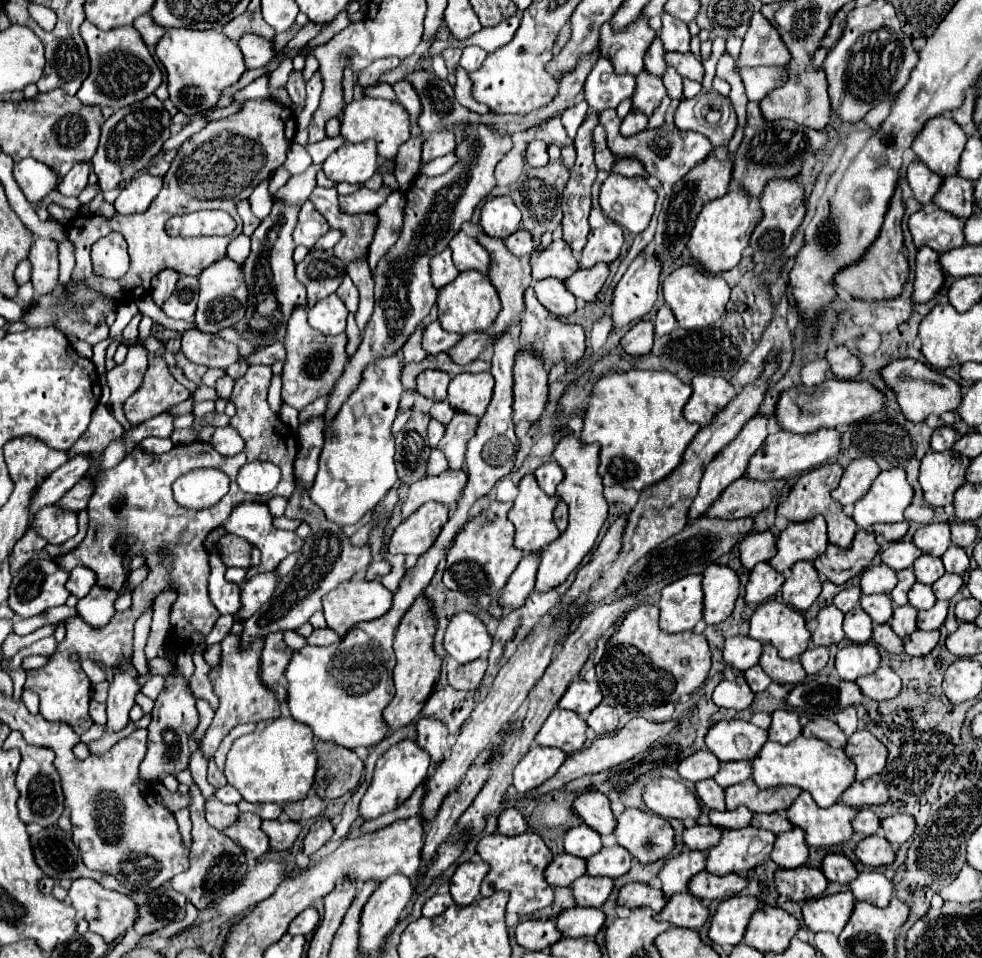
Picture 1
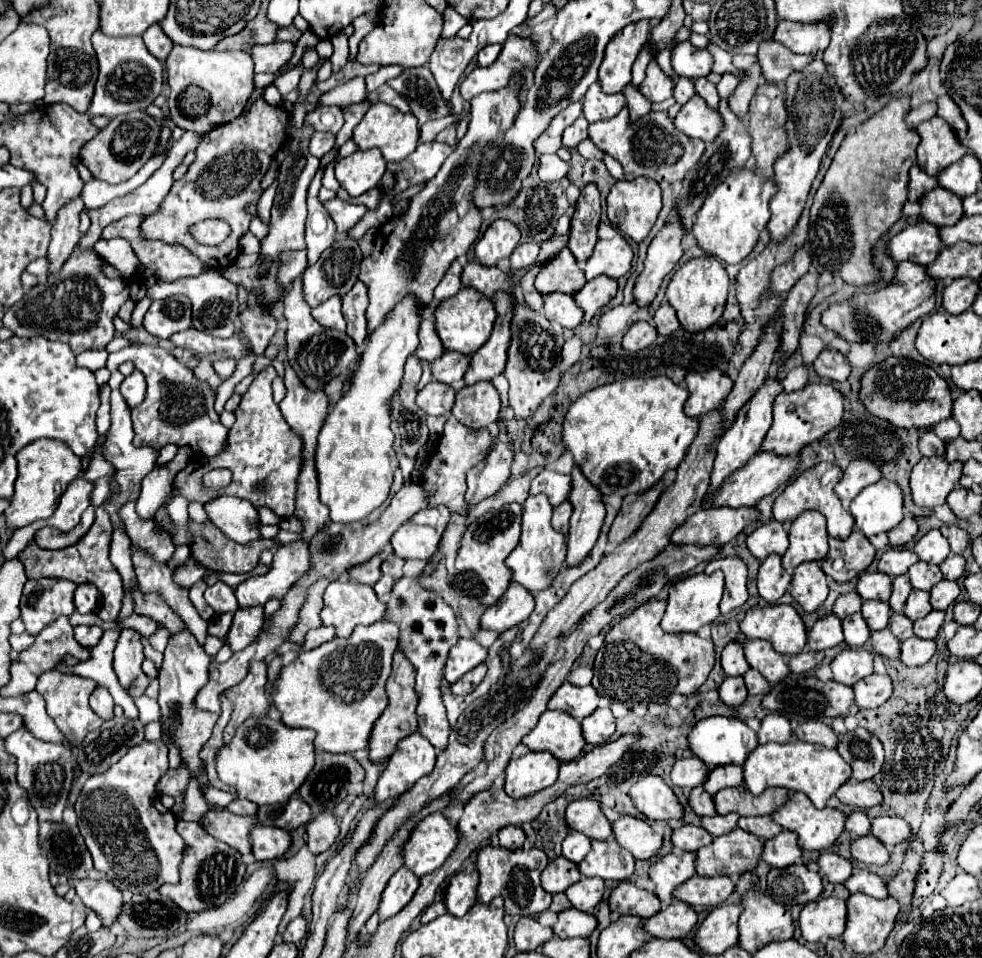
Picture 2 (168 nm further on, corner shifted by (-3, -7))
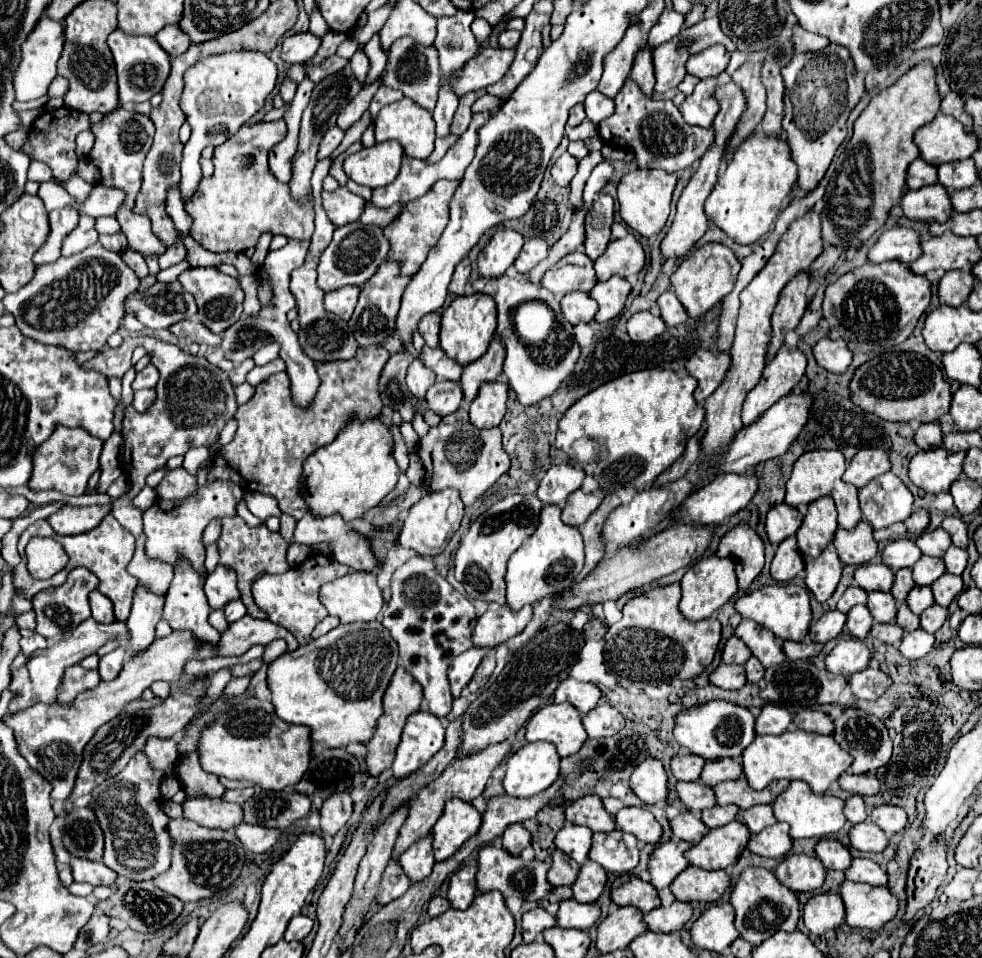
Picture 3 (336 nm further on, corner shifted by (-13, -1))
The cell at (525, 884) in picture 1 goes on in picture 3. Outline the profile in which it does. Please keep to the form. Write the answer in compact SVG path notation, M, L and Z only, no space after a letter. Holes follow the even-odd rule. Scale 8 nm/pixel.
M486 845L480 849L478 855L478 875L476 875L476 885L478 891L486 893L486 891L494 891L498 889L504 897L520 897L522 901L540 901L544 899L554 887L548 885L546 873L550 869L550 863L546 861L524 861L520 855L510 855L506 849L502 847L494 847L494 845Z

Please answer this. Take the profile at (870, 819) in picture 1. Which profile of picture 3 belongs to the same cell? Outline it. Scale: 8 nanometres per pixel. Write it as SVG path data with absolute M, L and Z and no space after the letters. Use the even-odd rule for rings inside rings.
M852 795L852 797L846 801L844 815L846 815L846 819L848 819L852 825L858 825L858 823L866 821L868 813L866 813L864 799L862 799L862 797L856 797L856 795Z

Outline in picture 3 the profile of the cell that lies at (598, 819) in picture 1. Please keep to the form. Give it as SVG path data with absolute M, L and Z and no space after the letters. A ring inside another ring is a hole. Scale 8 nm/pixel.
M588 795L588 797L574 801L566 809L566 819L574 825L586 825L592 831L614 831L616 829L614 815L610 815L604 809L604 803L598 795Z

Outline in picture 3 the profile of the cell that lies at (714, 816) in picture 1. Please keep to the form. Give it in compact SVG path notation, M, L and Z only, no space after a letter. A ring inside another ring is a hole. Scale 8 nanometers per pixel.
M714 805L712 809L704 809L702 811L702 821L706 823L706 827L714 829L714 827L722 827L730 821L734 821L738 815L738 807L736 805Z

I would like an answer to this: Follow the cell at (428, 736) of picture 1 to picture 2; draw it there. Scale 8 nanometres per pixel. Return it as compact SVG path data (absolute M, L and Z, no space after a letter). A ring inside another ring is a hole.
M402 577L392 587L390 601L386 605L386 615L382 621L394 621L400 627L400 651L416 669L416 695L418 695L418 729L420 733L436 747L444 749L448 743L448 735L452 731L446 709L442 703L440 681L444 663L448 659L450 647L460 639L458 633L458 617L452 607L434 591L424 589L416 577Z

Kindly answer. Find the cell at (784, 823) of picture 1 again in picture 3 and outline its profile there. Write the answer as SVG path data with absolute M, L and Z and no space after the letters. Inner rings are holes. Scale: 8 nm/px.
M754 805L746 811L740 811L738 821L744 823L752 833L760 833L760 829L766 829L768 825L774 825L776 817L774 817L770 805Z

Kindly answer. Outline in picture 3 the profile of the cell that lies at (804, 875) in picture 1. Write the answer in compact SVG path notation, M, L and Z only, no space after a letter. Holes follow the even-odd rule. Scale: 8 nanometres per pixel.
M796 853L786 855L774 873L778 881L794 893L818 891L826 881L826 869L816 857Z

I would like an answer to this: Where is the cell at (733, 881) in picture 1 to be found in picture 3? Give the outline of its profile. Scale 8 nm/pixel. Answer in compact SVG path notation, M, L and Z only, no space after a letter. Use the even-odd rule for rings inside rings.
M690 865L680 877L676 877L670 889L680 901L714 903L730 889L730 877L726 871L706 871Z

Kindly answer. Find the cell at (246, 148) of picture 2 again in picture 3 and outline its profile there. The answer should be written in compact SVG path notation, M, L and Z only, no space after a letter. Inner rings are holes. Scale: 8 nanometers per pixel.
M258 121L254 125L242 125L228 141L218 145L214 149L214 173L212 177L202 177L198 189L194 195L184 203L184 209L192 217L192 237L208 251L222 253L222 251L236 251L242 253L248 247L254 247L258 243L258 237L264 231L270 231L274 235L286 235L296 239L310 239L314 231L314 209L312 209L312 197L308 205L300 205L292 199L288 185L278 183L274 175L268 169L268 151L280 143L286 137L286 121Z

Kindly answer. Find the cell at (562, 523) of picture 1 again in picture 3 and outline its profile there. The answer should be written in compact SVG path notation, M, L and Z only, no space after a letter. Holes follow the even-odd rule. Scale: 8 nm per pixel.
M576 491L572 493L572 497L568 497L568 501L564 503L562 507L562 521L566 525L572 525L572 527L578 527L582 525L590 513L602 503L604 495L602 491L594 491L594 493L584 493L584 491Z

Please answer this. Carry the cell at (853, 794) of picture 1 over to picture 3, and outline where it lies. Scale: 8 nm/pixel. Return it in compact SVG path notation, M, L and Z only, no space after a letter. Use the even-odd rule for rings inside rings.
M844 773L840 777L840 787L852 795L862 795L862 797L868 797L868 795L876 795L880 793L880 783L874 775L868 775L868 773L862 773L862 775L854 775L854 773Z

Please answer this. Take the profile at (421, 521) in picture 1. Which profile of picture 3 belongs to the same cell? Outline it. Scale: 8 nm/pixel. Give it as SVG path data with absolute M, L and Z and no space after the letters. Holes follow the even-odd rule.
M444 489L444 491L436 491L436 493L426 493L416 505L412 505L412 509L408 511L398 543L402 547L414 549L418 555L422 557L434 557L438 553L442 553L450 541L450 537L458 531L460 521L464 515L464 503L460 499L460 495L456 493L456 489Z

